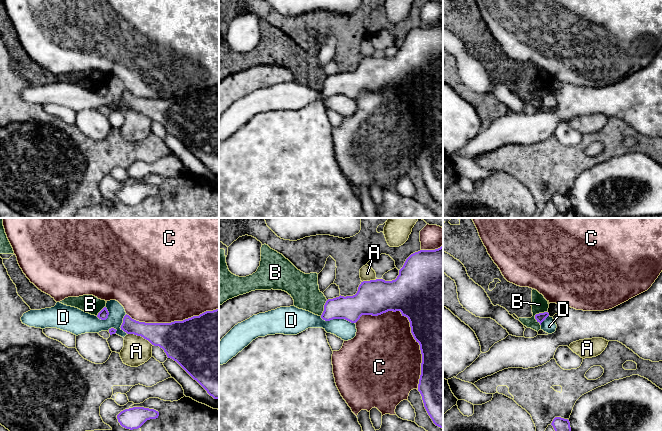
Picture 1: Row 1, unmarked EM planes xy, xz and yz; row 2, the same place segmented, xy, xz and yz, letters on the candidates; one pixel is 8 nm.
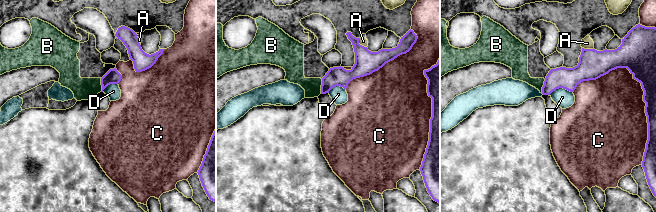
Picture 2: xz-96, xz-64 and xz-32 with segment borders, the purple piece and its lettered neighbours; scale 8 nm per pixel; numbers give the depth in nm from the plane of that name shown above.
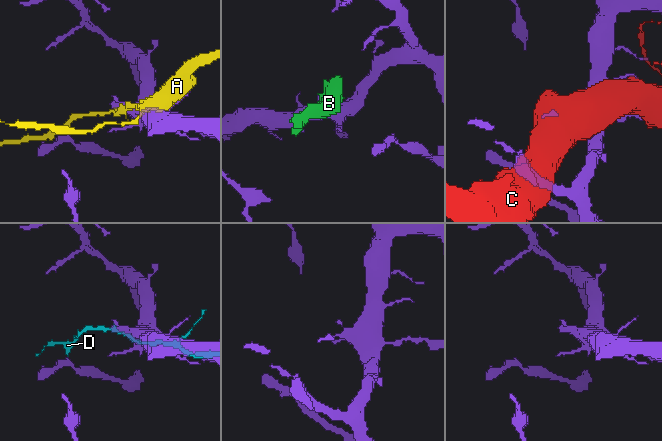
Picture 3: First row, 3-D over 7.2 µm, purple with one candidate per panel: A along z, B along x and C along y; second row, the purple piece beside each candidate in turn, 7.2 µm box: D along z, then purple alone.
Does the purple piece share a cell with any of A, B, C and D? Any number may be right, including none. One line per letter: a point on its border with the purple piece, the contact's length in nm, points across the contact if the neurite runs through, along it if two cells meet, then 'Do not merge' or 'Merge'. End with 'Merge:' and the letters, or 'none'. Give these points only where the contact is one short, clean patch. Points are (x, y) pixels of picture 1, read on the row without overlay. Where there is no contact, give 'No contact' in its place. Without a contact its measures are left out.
A: Touches purple at xy (140, 111). Shared border 220 nm. Do not merge
B: Touches purple at yz (536, 90). Shared border 130 nm. Boundary: yz (547, 87), (535, 91), (535, 95), (540, 101). Do not merge
C: Touches purple at xz (411, 107). Shared border 750 nm. Do not merge
D: Touches purple at xz (337, 94). Shared border 280 nm. Do not merge
Merge: none

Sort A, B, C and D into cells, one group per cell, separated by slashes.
A / B / C / D

